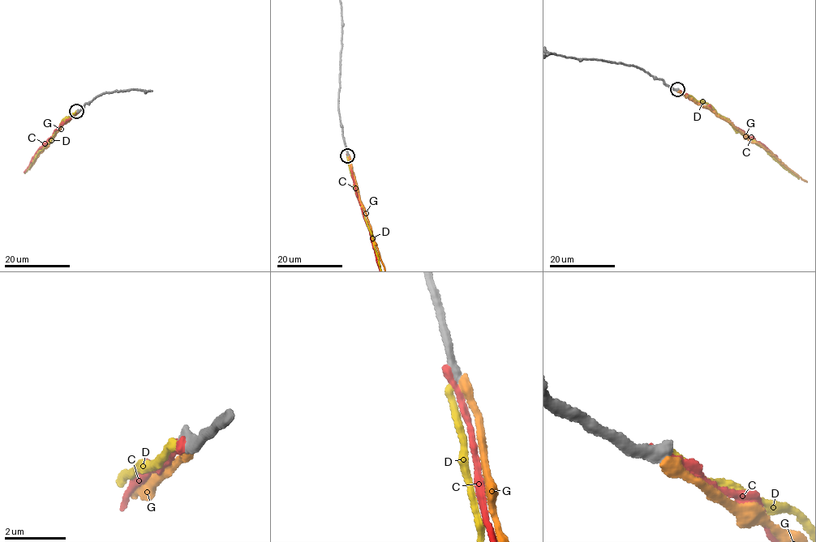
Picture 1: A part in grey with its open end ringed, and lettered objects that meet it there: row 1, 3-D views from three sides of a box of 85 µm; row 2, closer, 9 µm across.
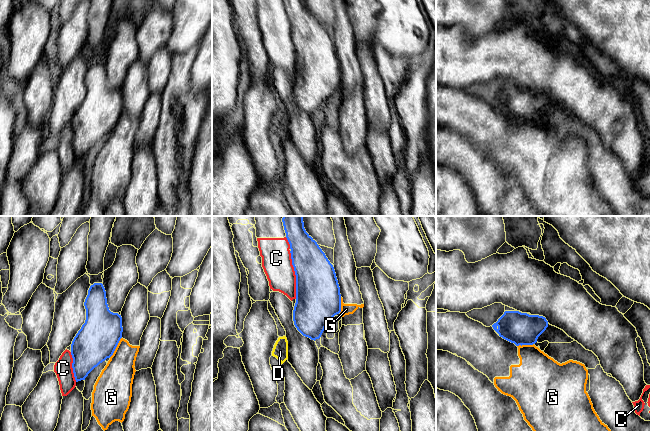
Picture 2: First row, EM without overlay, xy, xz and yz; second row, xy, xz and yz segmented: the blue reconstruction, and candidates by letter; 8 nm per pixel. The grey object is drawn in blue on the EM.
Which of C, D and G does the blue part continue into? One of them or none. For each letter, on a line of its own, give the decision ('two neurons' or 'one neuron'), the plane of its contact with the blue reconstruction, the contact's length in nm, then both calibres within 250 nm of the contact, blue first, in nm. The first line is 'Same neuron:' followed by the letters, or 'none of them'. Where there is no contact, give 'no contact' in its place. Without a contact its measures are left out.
Same neuron: D
C: two neurons | xz | 380 nm | 360/240 nm
D: one neuron | no contact
G: two neurons | xy | 190 nm | 320/260 nm

